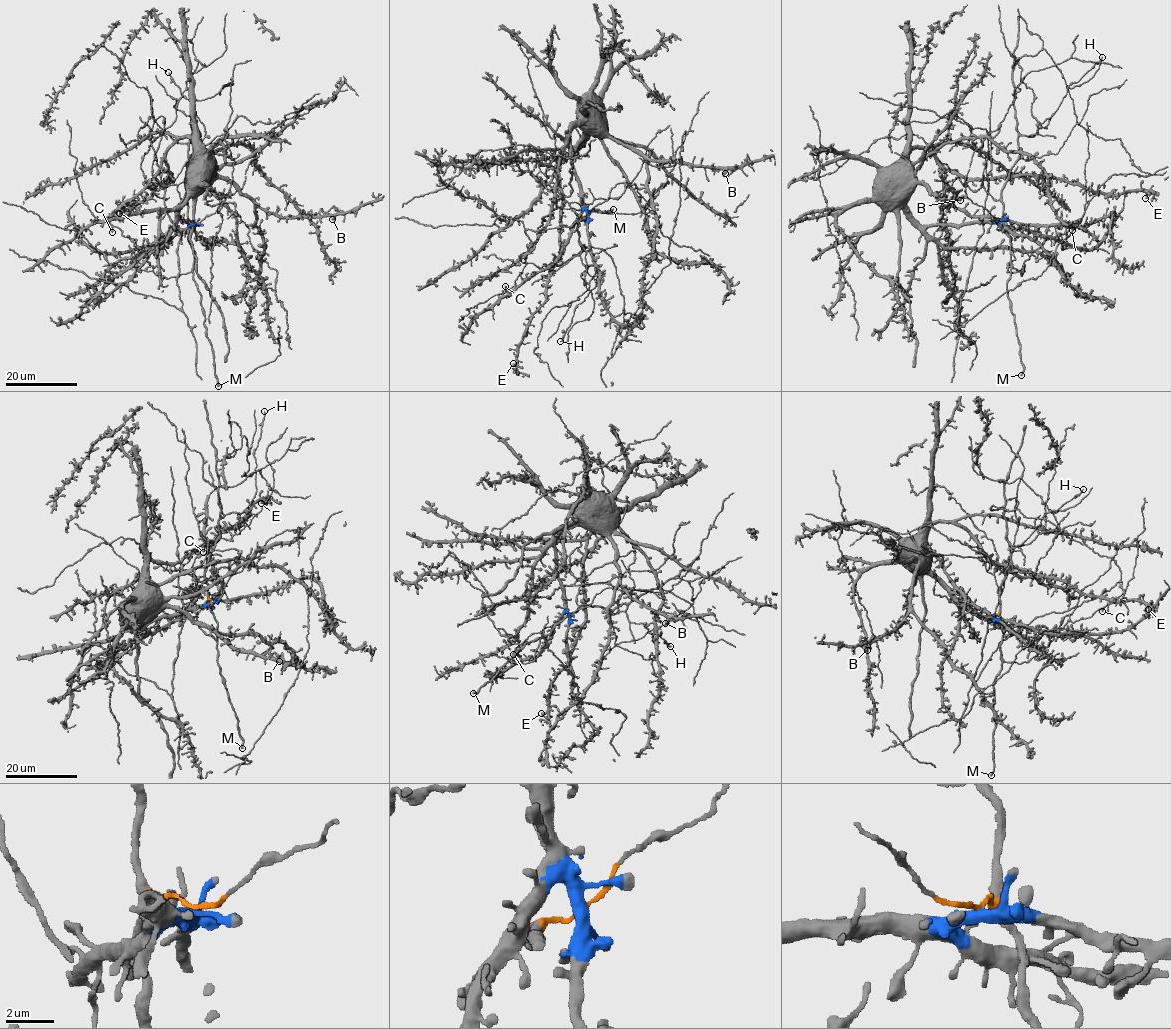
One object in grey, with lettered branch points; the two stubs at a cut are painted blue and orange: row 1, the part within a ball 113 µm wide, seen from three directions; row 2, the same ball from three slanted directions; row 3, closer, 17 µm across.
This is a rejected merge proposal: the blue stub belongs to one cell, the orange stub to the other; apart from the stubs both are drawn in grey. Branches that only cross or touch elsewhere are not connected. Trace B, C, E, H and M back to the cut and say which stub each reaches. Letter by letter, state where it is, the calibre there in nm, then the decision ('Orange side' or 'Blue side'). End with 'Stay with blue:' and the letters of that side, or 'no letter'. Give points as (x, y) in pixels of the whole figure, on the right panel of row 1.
B: Place: (960, 200). Thickness 440 nm. Blue side
C: Place: (1072, 230). Thickness 280 nm. Orange side
E: Place: (1145, 198). Thickness 440 nm. Blue side
H: Place: (1102, 57). Thickness 140 nm. Orange side
M: Place: (1021, 375). Thickness 360 nm. Orange side
Stay with blue: B, E

